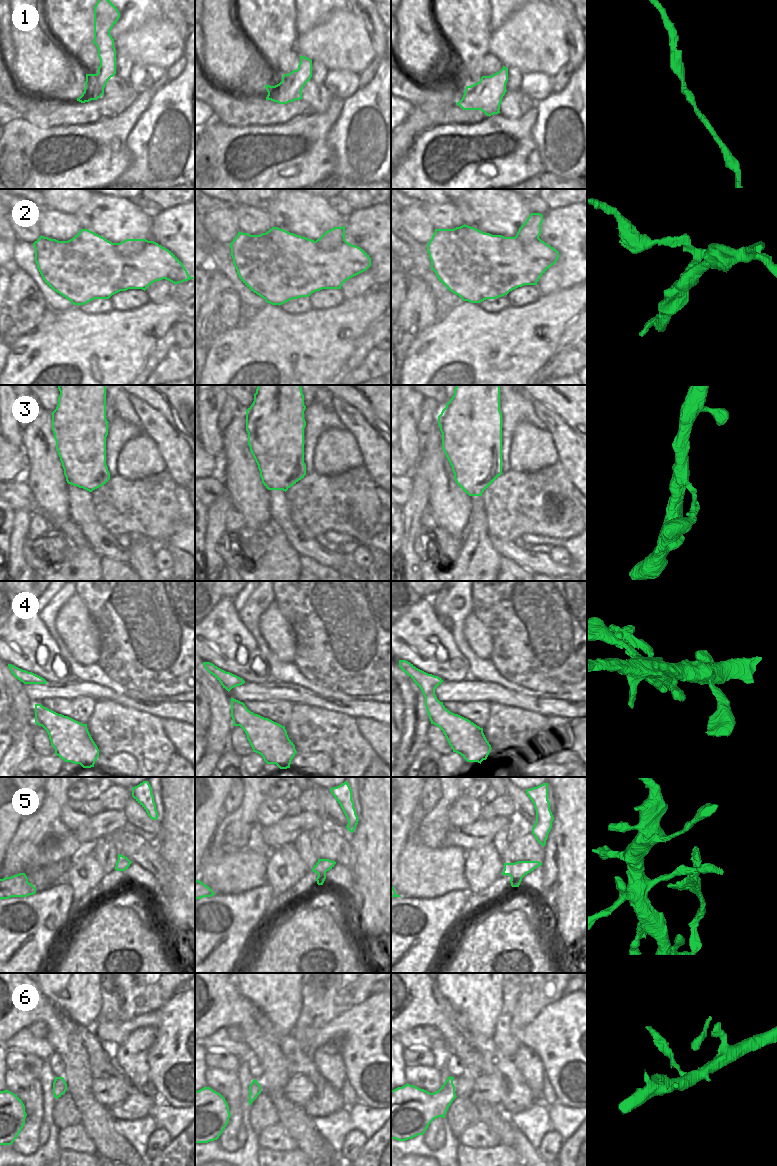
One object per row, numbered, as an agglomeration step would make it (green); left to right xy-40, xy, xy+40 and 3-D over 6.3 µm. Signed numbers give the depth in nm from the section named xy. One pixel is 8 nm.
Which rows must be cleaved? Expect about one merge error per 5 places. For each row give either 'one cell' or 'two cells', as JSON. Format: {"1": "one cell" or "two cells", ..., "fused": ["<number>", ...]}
{"1": "one cell", "2": "two cells", "3": "one cell", "4": "one cell", "5": "two cells", "6": "two cells", "fused": ["2", "5", "6"]}

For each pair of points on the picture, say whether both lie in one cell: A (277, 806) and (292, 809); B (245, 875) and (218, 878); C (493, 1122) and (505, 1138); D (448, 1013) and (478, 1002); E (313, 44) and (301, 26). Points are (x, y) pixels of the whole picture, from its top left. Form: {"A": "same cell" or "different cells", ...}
{"A": "different cells", "B": "same cell", "C": "same cell", "D": "different cells", "E": "different cells"}

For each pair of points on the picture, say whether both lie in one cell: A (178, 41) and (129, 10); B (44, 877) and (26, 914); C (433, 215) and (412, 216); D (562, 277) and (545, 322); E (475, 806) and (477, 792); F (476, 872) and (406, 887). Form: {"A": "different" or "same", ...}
{"A": "different", "B": "different", "C": "different", "D": "different", "E": "different", "F": "different"}

